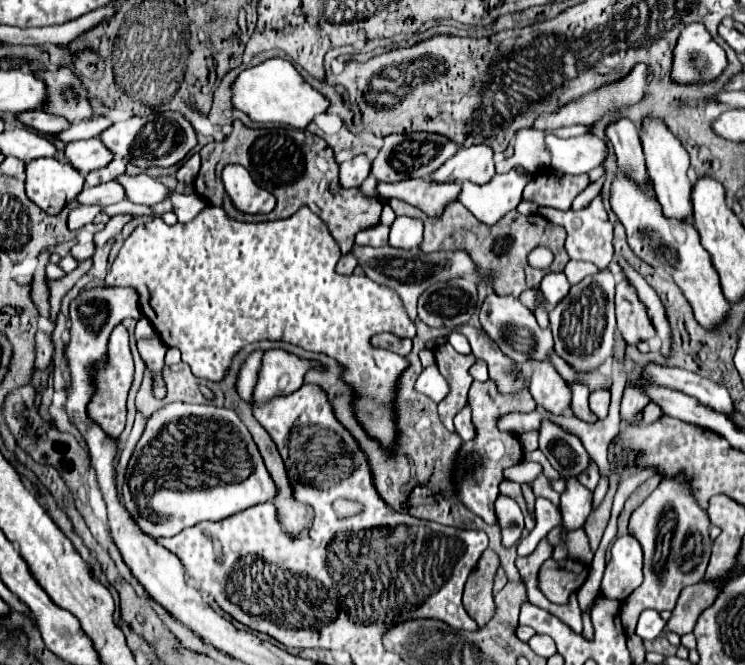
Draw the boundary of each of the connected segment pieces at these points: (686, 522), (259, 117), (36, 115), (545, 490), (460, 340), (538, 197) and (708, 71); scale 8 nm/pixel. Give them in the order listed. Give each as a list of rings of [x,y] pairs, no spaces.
[[[682,474],[664,476],[658,488],[632,512],[628,530],[644,550],[644,582],[622,602],[620,620],[628,636],[634,634],[638,616],[646,608],[658,612],[672,610],[680,590],[704,578],[712,546],[708,528],[710,518],[698,500],[694,500],[694,492]]]
[[[272,58],[238,74],[232,82],[232,106],[254,122],[278,122],[292,128],[306,128],[316,114],[328,108],[328,100],[304,82],[292,62]]]
[[[36,110],[36,112],[22,112],[22,114],[16,114],[18,122],[22,122],[24,126],[28,128],[34,128],[42,134],[52,134],[52,132],[60,132],[64,128],[70,126],[70,122],[66,122],[64,118],[60,116],[54,116],[54,114],[48,114],[44,110]]]
[[[540,476],[540,478],[534,480],[534,494],[536,494],[536,496],[544,496],[544,498],[548,498],[552,504],[558,506],[560,494],[554,492],[550,486],[546,486],[546,478],[544,478],[544,476]]]
[[[452,332],[452,334],[448,336],[448,342],[454,346],[456,352],[460,352],[460,354],[470,354],[470,344],[468,344],[468,340],[466,340],[460,332]]]
[[[540,170],[534,174],[534,180],[530,180],[530,186],[524,188],[522,200],[534,202],[538,206],[552,206],[558,210],[570,210],[572,200],[590,184],[588,174],[570,176],[564,174],[562,180],[558,180],[558,174],[550,170]]]
[[[690,24],[682,30],[674,48],[672,78],[680,84],[714,80],[726,62],[724,50],[710,38],[702,24]]]

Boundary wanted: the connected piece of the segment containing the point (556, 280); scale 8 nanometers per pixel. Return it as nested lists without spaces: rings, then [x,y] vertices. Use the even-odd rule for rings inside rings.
[[[548,272],[540,284],[540,290],[544,292],[546,300],[550,306],[556,306],[568,292],[570,292],[570,282],[568,278],[560,272],[560,274],[554,274],[554,272]]]

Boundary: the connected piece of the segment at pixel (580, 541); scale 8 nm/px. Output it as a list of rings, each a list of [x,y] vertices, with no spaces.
[[[572,530],[566,534],[564,540],[566,548],[568,548],[568,556],[574,560],[580,560],[584,564],[590,564],[594,556],[594,552],[590,550],[589,540],[584,532],[580,530]]]

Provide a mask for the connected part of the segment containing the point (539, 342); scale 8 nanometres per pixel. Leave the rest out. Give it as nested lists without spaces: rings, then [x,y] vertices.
[[[488,294],[486,300],[482,302],[478,310],[480,324],[484,332],[498,344],[506,356],[510,356],[514,362],[526,364],[526,360],[548,360],[548,354],[552,352],[552,334],[550,330],[542,330],[534,318],[534,314],[520,304],[518,298],[514,296],[498,296],[498,294]]]

